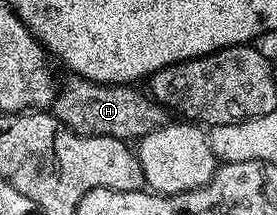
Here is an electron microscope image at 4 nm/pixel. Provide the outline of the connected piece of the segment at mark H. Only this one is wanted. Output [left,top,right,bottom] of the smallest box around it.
[52,75,167,143]

